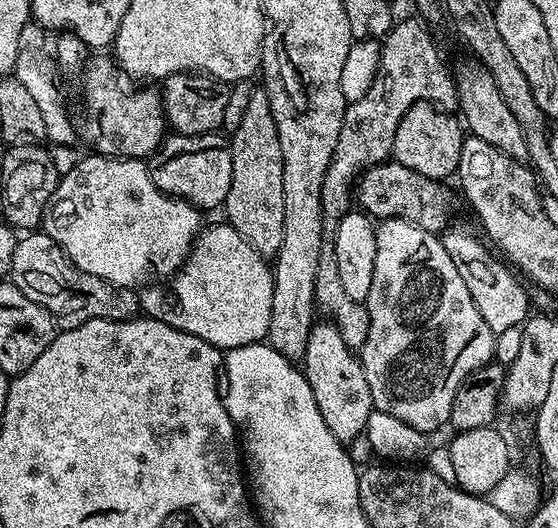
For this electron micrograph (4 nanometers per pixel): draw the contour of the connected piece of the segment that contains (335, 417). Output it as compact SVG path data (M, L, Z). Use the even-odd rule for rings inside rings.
M331 322L313 323L310 330L310 342L306 342L306 354L302 361L302 371L308 380L310 390L314 390L314 402L322 414L322 422L347 446L358 434L366 431L368 419L374 410L370 382L366 382L364 365L360 357L342 338L336 325Z

